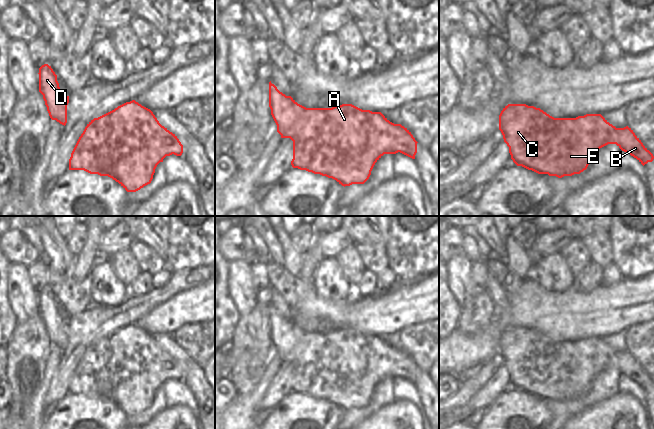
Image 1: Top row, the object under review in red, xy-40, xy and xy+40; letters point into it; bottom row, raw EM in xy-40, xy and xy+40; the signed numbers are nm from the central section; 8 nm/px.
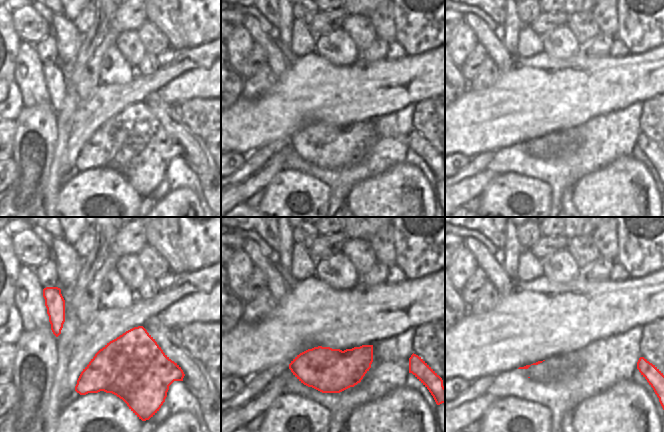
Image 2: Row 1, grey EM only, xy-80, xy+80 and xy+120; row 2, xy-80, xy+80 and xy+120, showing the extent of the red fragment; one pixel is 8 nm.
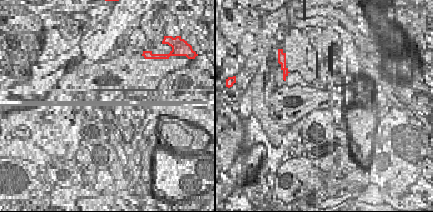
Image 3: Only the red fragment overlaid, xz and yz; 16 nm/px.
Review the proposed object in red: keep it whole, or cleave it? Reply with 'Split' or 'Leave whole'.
Leave whole.

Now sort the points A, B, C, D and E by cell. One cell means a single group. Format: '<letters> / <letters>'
A B C D E

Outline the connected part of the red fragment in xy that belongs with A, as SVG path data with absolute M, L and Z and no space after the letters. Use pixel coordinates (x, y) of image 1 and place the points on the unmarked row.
M269 306L269 331L281 362L293 365L293 392L306 394L336 404L342 410L364 408L370 401L375 387L384 378L398 376L415 383L417 365L411 356L401 348L390 346L381 336L362 334L352 328L342 328L332 332L306 332L298 328L291 320L286 320Z

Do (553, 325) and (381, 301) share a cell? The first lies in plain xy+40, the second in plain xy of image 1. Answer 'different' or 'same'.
same

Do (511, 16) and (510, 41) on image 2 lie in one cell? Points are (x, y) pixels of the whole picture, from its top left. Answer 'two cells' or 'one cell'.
one cell

